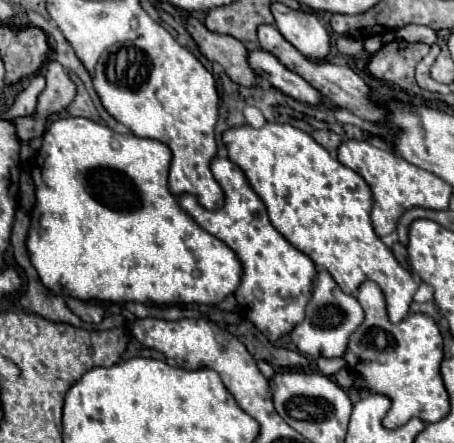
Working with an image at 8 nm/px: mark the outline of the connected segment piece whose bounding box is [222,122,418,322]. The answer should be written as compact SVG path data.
M268 122L260 130L230 128L222 140L228 146L228 158L244 170L250 186L266 204L270 222L292 246L308 254L316 266L326 268L340 288L342 262L356 262L362 274L382 288L390 322L404 320L418 284L376 236L370 222L372 192L358 172L340 164L312 136L290 124Z

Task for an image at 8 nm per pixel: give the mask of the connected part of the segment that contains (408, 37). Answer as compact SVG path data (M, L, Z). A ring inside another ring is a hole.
M409 24L395 31L397 39L404 39L406 42L426 42L426 44L434 44L436 40L436 32L426 28L426 26Z

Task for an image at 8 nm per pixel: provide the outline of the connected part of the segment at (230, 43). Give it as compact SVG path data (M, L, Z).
M196 18L188 20L188 32L190 36L196 40L196 44L200 46L200 52L210 60L210 62L218 62L224 66L226 74L242 84L242 86L256 86L258 84L258 74L254 74L254 70L248 64L248 50L244 48L244 44L228 34L218 34L218 32L210 32L202 22L198 22Z

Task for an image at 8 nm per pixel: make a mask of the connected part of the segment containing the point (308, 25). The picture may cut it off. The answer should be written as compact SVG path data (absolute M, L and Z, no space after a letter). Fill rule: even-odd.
M274 4L272 14L280 34L310 60L324 60L330 52L330 34L312 12L292 10L284 4Z

